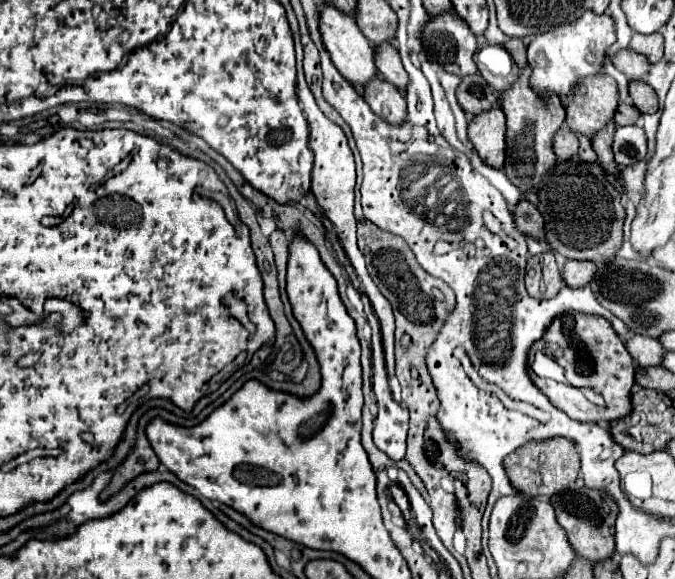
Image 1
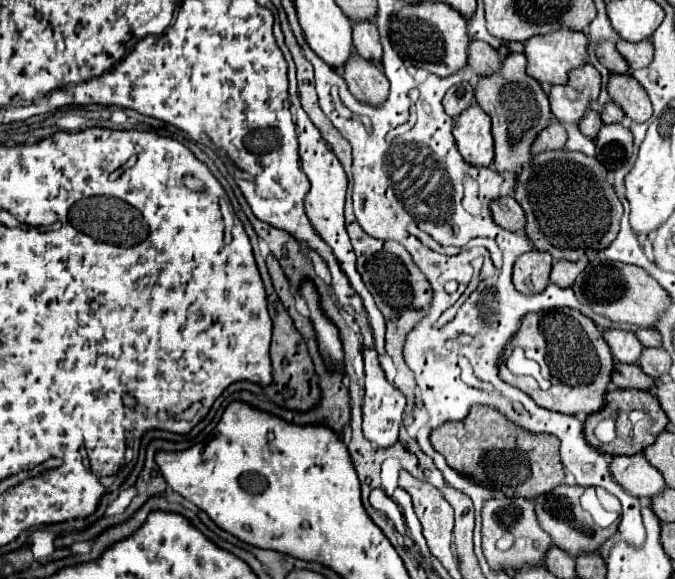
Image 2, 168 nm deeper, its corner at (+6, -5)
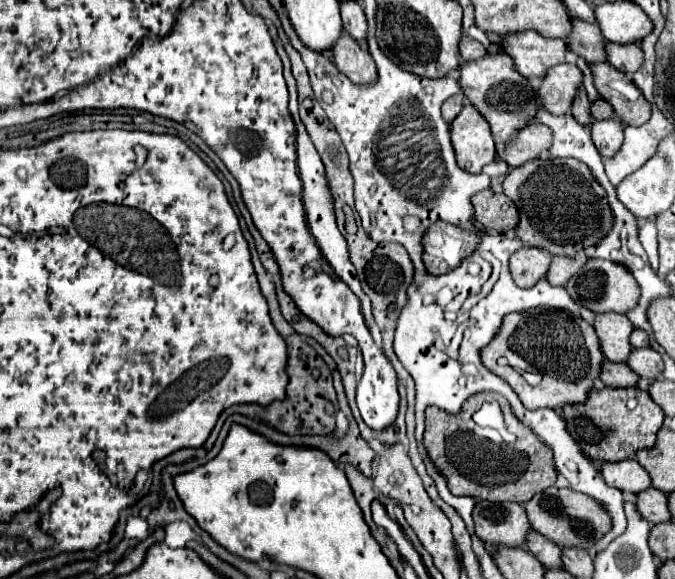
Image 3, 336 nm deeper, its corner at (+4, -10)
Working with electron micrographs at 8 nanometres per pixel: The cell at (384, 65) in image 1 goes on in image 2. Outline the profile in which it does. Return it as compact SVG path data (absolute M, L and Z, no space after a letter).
M354 22L352 24L352 40L354 40L354 48L358 54L362 54L362 58L370 58L370 62L380 64L382 60L382 46L380 46L380 38L378 38L378 28L374 26L374 22Z

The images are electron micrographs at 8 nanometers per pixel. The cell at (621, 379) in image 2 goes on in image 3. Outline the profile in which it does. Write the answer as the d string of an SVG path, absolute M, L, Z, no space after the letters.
M604 361L600 379L608 387L636 387L638 385L638 375L626 365L626 363L612 363Z

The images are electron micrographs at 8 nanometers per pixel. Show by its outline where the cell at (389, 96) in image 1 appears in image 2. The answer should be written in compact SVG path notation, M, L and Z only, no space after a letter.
M352 52L352 56L346 60L342 68L342 76L348 84L348 90L360 102L378 104L386 100L388 78L374 62L362 58L358 52Z

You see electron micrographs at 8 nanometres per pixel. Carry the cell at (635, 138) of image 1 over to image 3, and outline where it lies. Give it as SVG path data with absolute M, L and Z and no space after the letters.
M618 119L594 121L590 131L596 149L604 159L610 159L620 151L620 143L624 143L624 125Z

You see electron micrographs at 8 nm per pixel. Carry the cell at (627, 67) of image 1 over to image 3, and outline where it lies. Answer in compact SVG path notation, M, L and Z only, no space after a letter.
M572 19L572 33L568 37L568 47L576 51L580 57L584 57L588 63L604 63L606 51L604 51L604 35L600 35L600 29L592 23L586 23L582 19Z

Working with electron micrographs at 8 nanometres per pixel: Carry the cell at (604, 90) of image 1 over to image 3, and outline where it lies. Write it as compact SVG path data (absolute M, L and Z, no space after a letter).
M560 63L552 67L542 79L542 87L538 91L542 105L552 115L566 115L572 109L578 87L582 87L584 75L578 65Z

